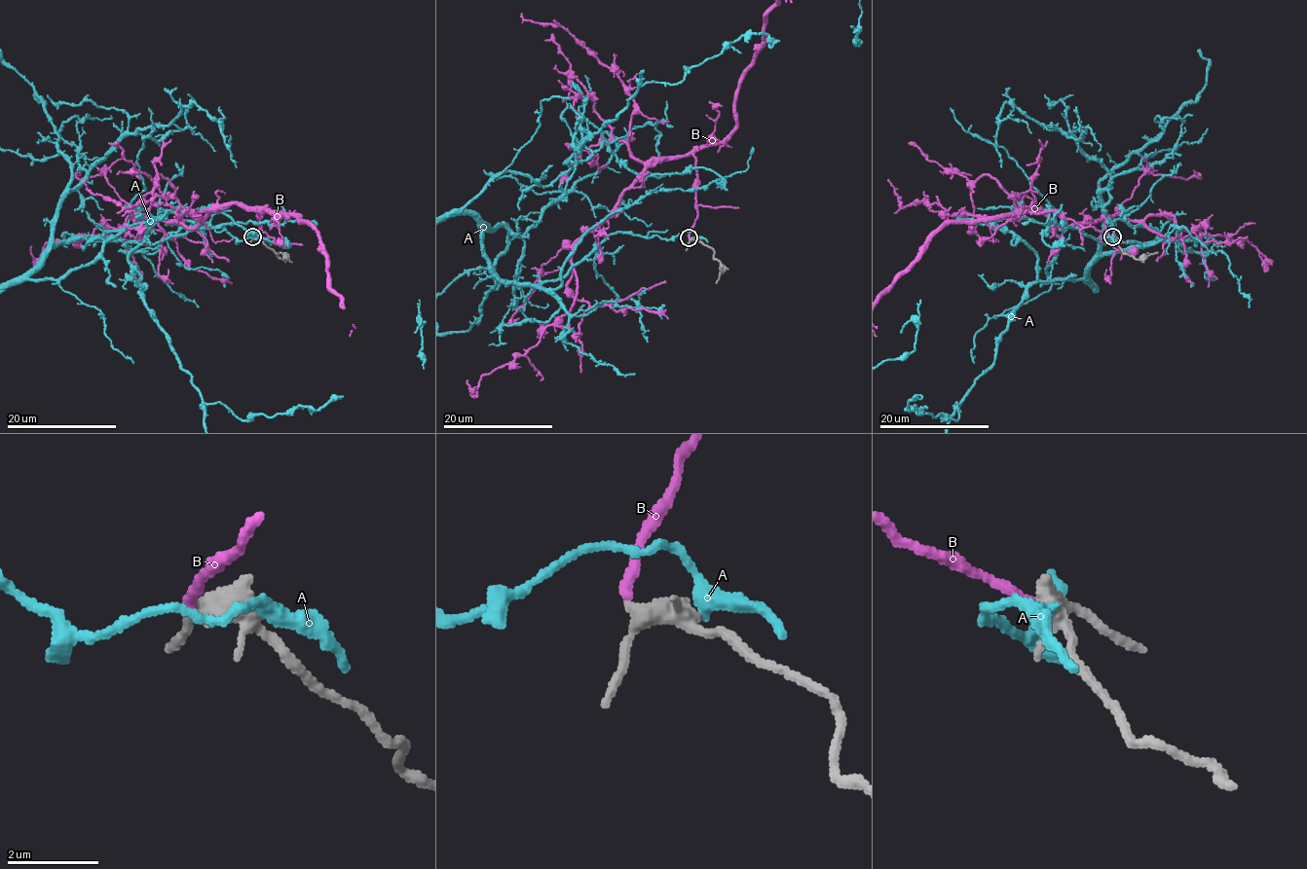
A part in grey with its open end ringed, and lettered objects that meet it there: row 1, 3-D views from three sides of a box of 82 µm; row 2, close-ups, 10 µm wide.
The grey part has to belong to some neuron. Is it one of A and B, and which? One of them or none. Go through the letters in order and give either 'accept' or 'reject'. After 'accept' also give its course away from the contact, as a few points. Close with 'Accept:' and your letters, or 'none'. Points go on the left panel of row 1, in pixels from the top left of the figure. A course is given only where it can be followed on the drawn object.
A: reject
B: accept
Accept: B

